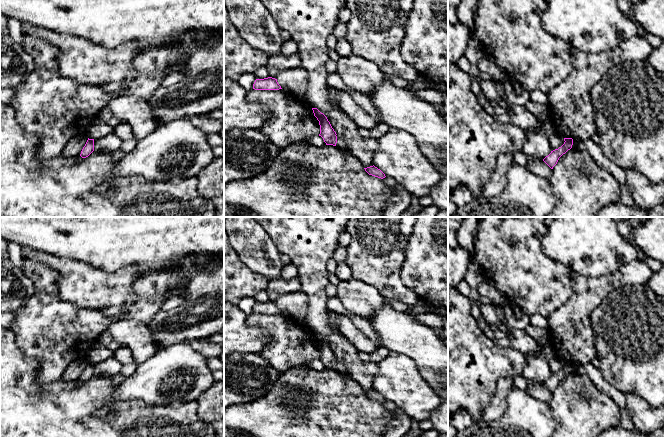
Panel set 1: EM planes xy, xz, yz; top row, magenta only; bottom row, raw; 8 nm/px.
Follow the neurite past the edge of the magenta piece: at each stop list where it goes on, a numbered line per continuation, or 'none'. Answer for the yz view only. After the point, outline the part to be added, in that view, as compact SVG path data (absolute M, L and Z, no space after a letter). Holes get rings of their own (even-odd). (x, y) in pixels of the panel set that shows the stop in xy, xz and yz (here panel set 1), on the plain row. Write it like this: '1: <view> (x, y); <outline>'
none

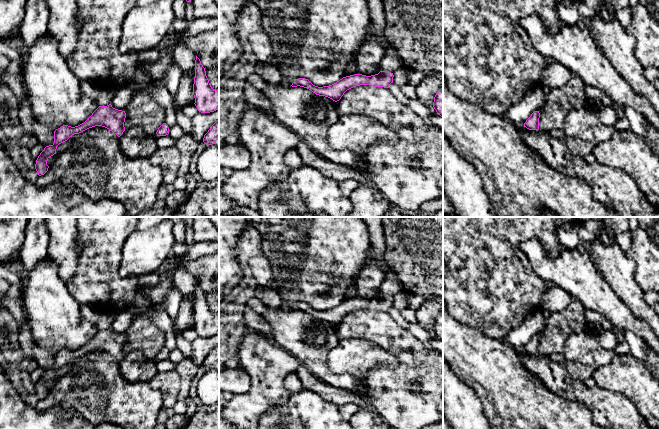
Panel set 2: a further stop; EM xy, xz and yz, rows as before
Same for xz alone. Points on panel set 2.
none

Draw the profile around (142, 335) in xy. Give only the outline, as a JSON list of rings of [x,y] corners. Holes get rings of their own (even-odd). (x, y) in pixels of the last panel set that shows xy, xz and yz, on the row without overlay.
[[[144,310],[135,314],[124,335],[125,354],[137,350],[148,360],[156,362],[158,352],[165,347],[165,332],[151,322],[150,315]]]

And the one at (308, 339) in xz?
[[[267,308],[263,317],[271,327],[270,338],[276,345],[298,359],[318,379],[333,387],[358,392],[352,375],[337,375],[328,368],[328,353],[340,340],[335,325],[300,310]]]

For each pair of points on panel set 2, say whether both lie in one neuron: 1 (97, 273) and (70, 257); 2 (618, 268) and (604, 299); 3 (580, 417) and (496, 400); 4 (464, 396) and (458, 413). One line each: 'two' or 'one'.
1: two
2: two
3: one
4: one

